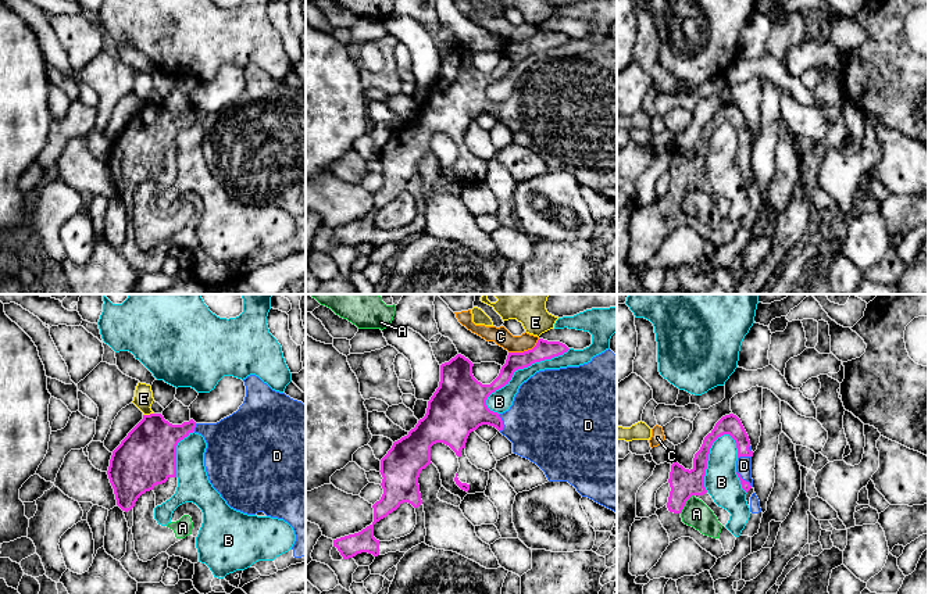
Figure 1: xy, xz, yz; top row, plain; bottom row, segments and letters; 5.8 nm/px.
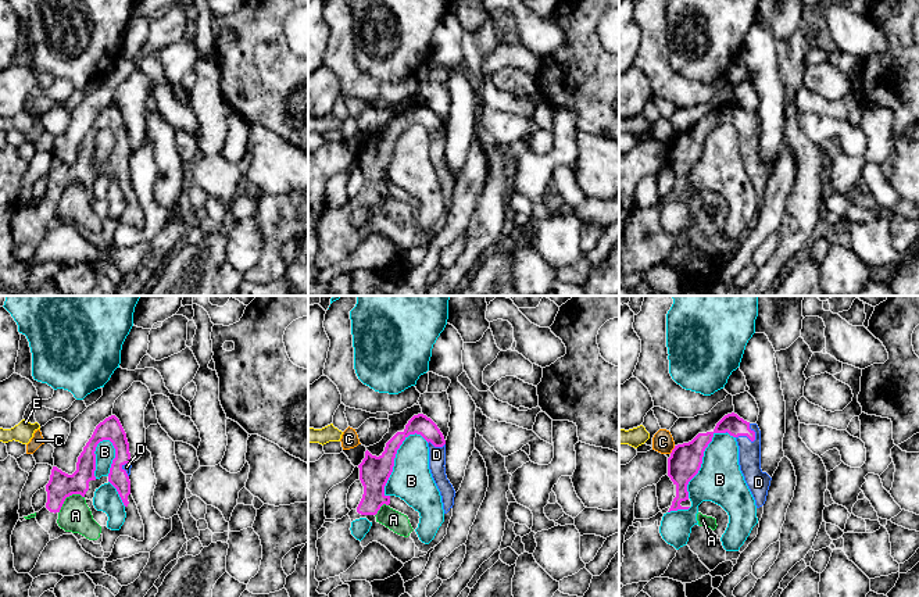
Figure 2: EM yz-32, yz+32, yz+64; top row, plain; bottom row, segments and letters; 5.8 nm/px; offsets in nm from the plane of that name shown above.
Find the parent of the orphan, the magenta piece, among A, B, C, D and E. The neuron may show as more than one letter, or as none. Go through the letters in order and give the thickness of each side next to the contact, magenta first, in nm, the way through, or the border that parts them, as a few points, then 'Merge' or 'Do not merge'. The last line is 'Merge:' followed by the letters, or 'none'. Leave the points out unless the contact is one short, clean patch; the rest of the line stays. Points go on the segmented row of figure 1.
A: Thickness 170 nm (magenta) against 160 nm. Boundary: yz (693, 494), (680, 512). Do not merge
B: Thickness 110 nm (magenta) against 130 nm. Do not merge
C: Thickness 110 nm (magenta) against 100 nm. Boundary: xz (539, 339), (531, 349), (509, 353). Do not merge
D: Thickness 300 nm (magenta) against 440 nm. Merge
E: Thickness 340 nm (magenta) against 110 nm. Do not merge
Merge: D

